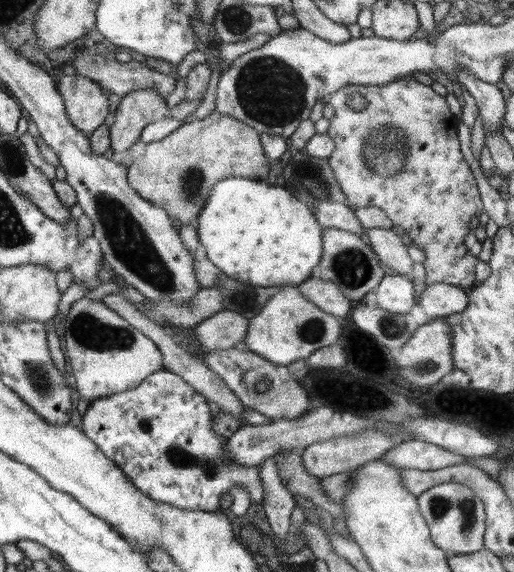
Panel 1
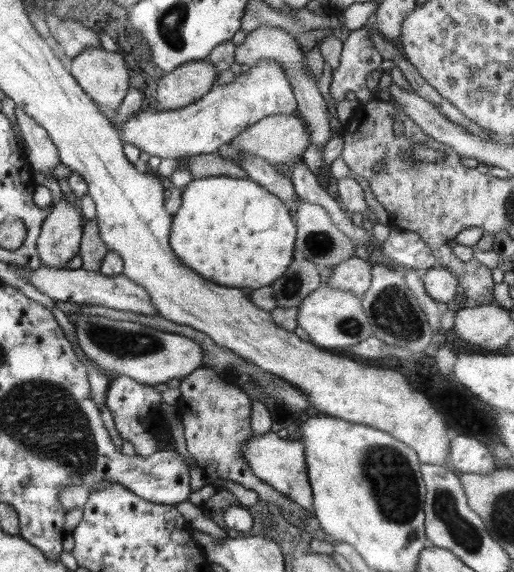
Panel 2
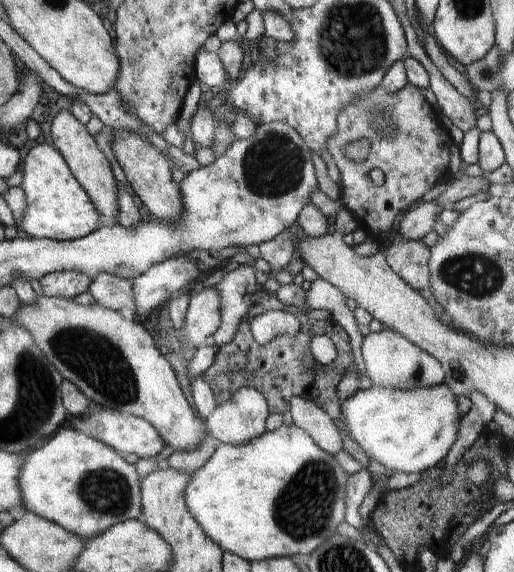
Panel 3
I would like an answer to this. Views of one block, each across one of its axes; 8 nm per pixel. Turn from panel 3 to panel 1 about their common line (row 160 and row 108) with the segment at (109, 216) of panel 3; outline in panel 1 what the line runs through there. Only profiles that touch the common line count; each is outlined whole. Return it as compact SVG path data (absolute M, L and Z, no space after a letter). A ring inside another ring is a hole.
M65 75L57 83L65 102L68 118L83 133L90 136L96 128L109 121L108 97L101 85L82 75Z

